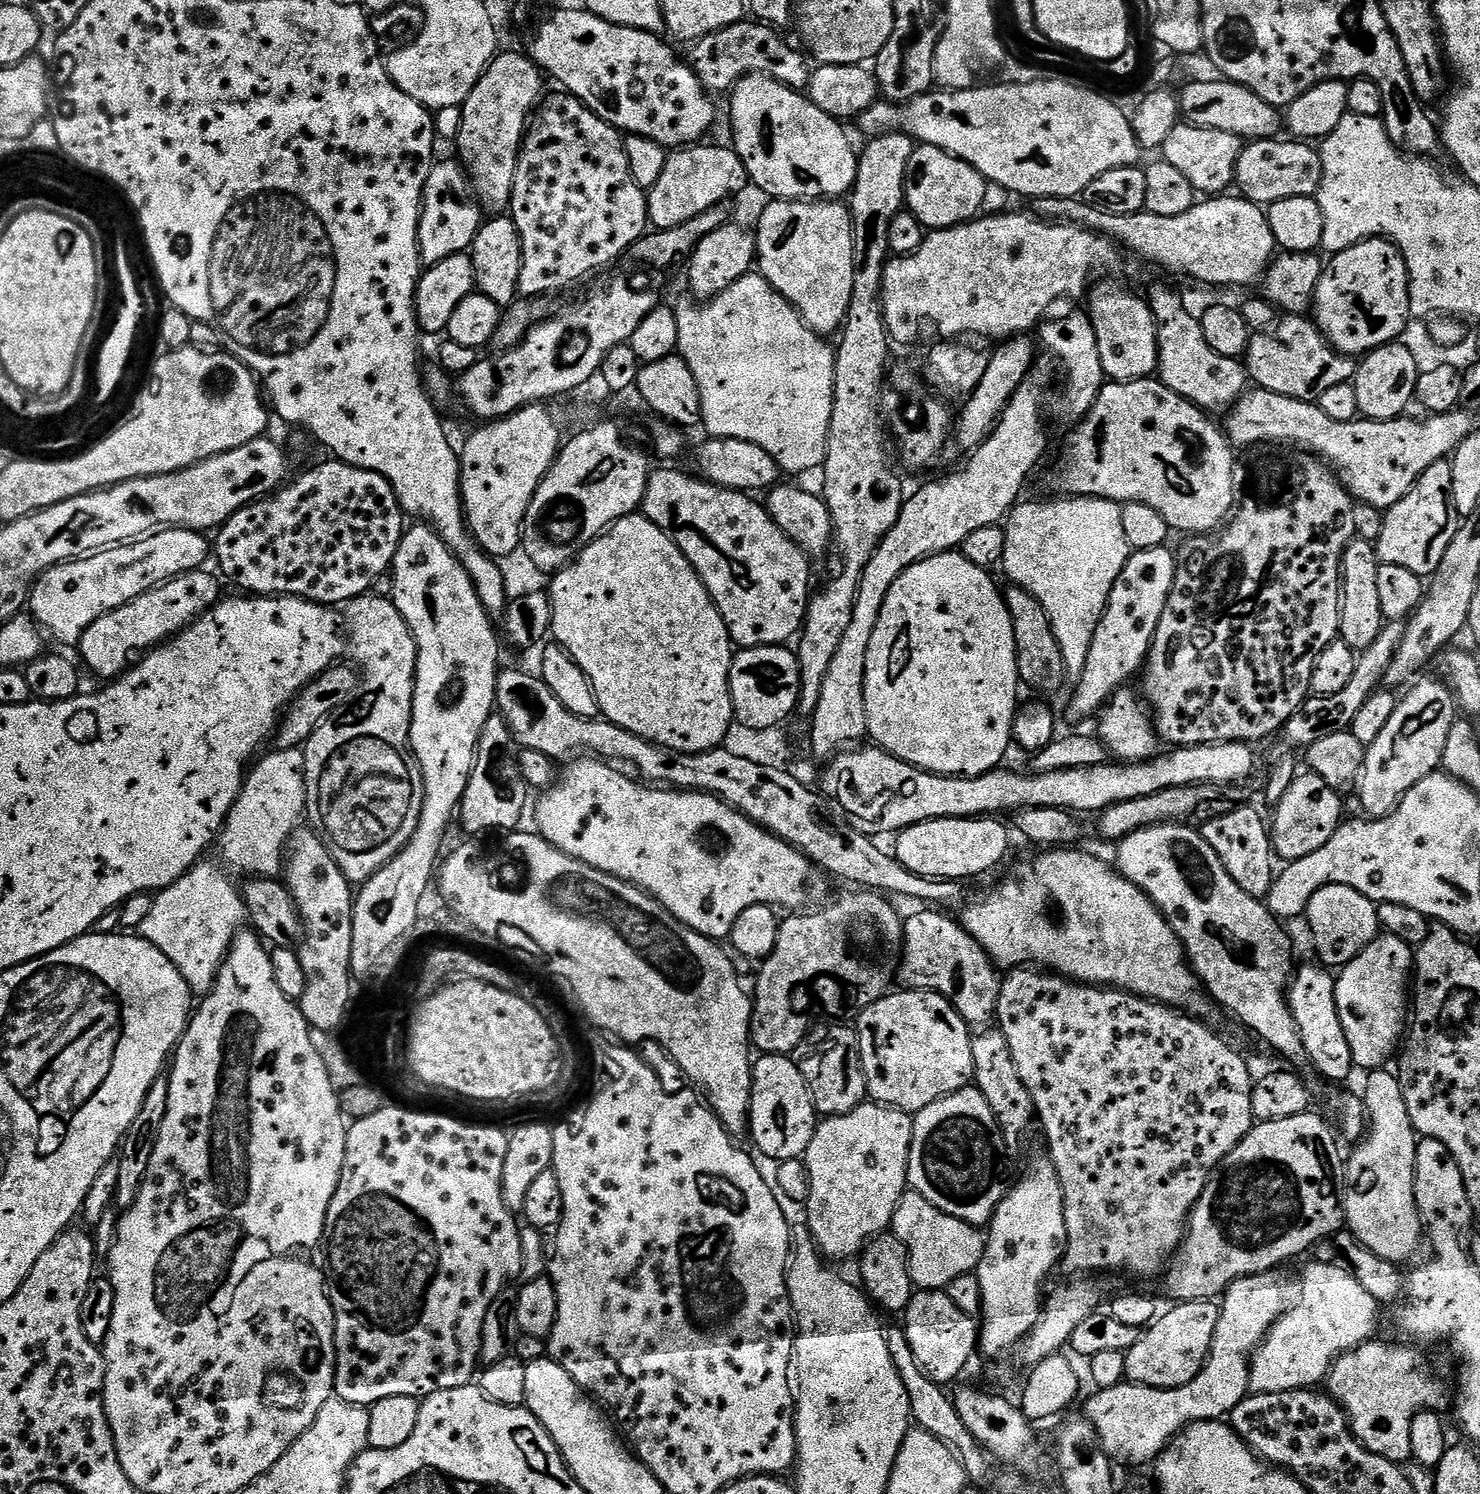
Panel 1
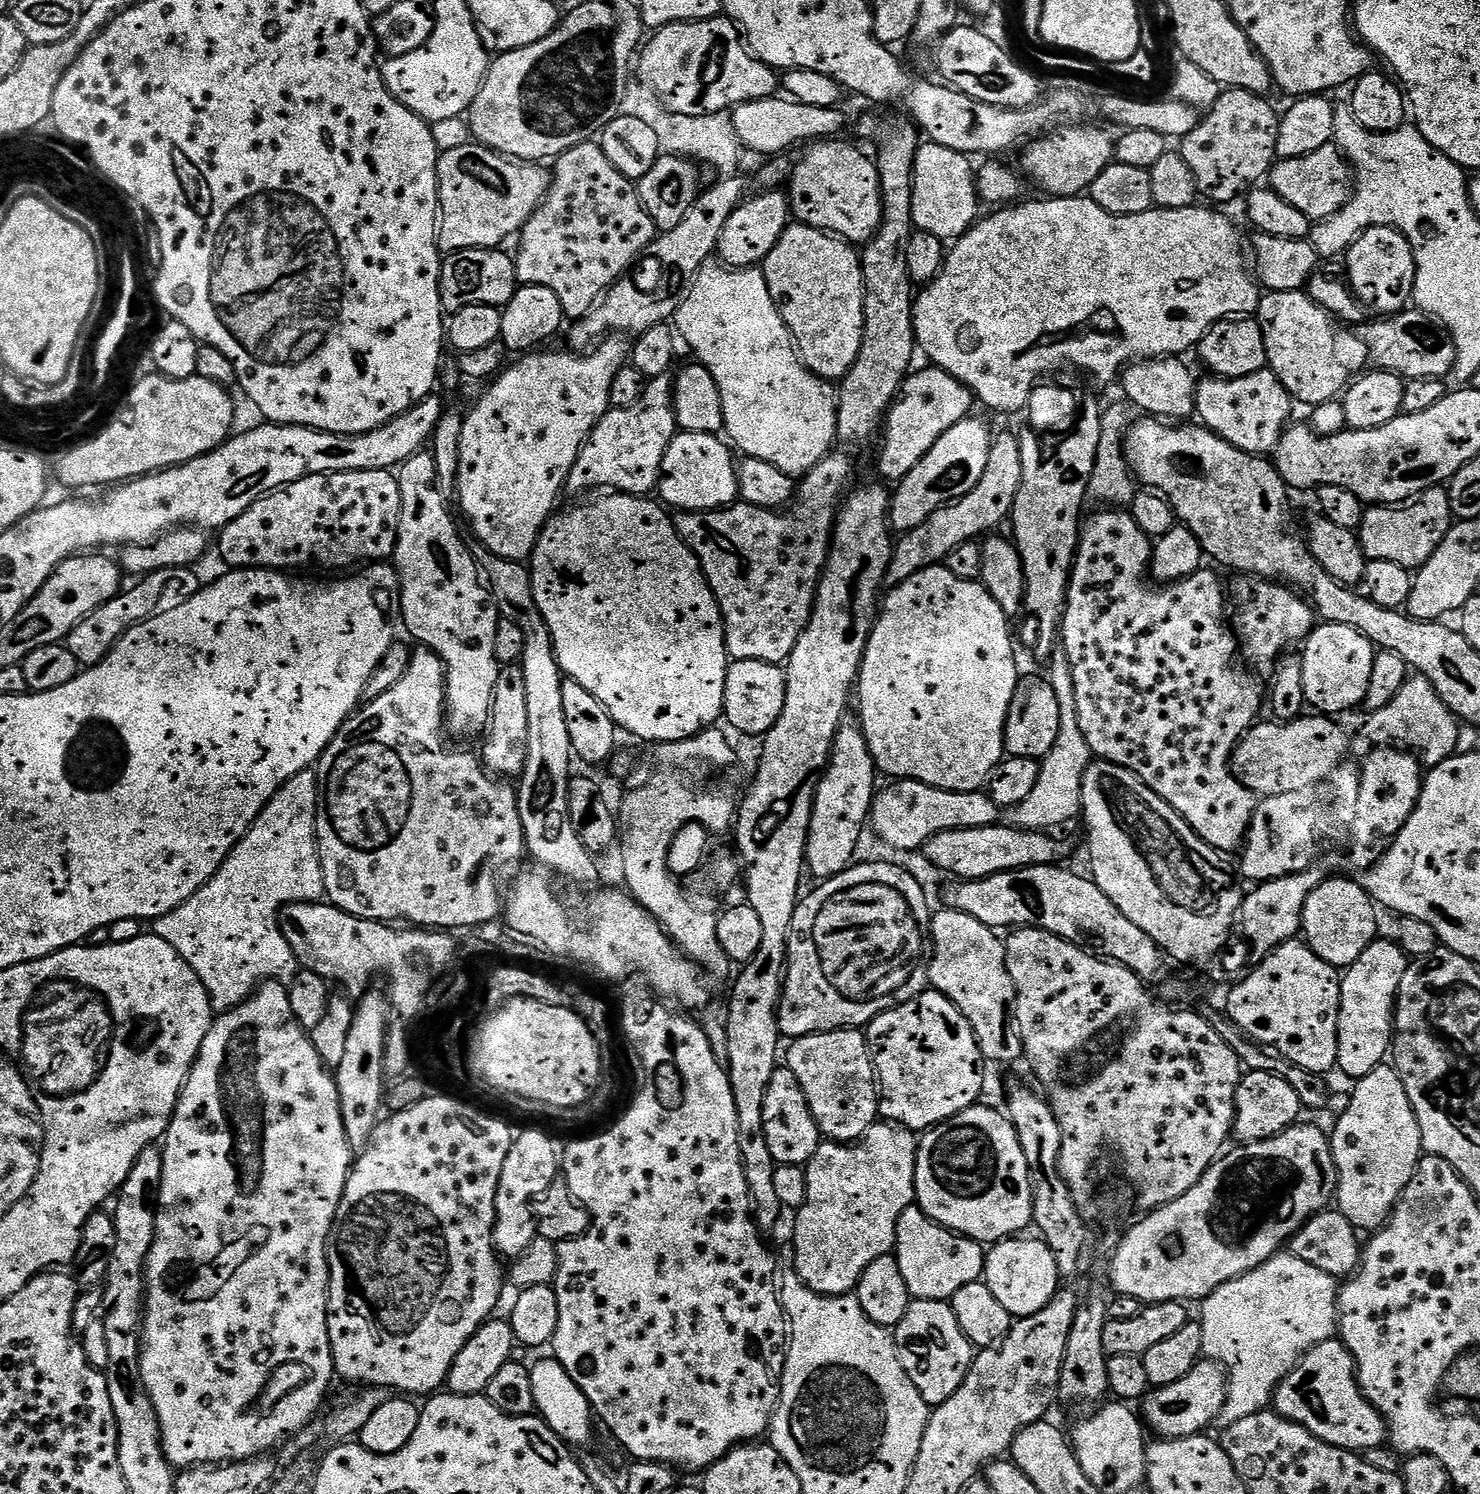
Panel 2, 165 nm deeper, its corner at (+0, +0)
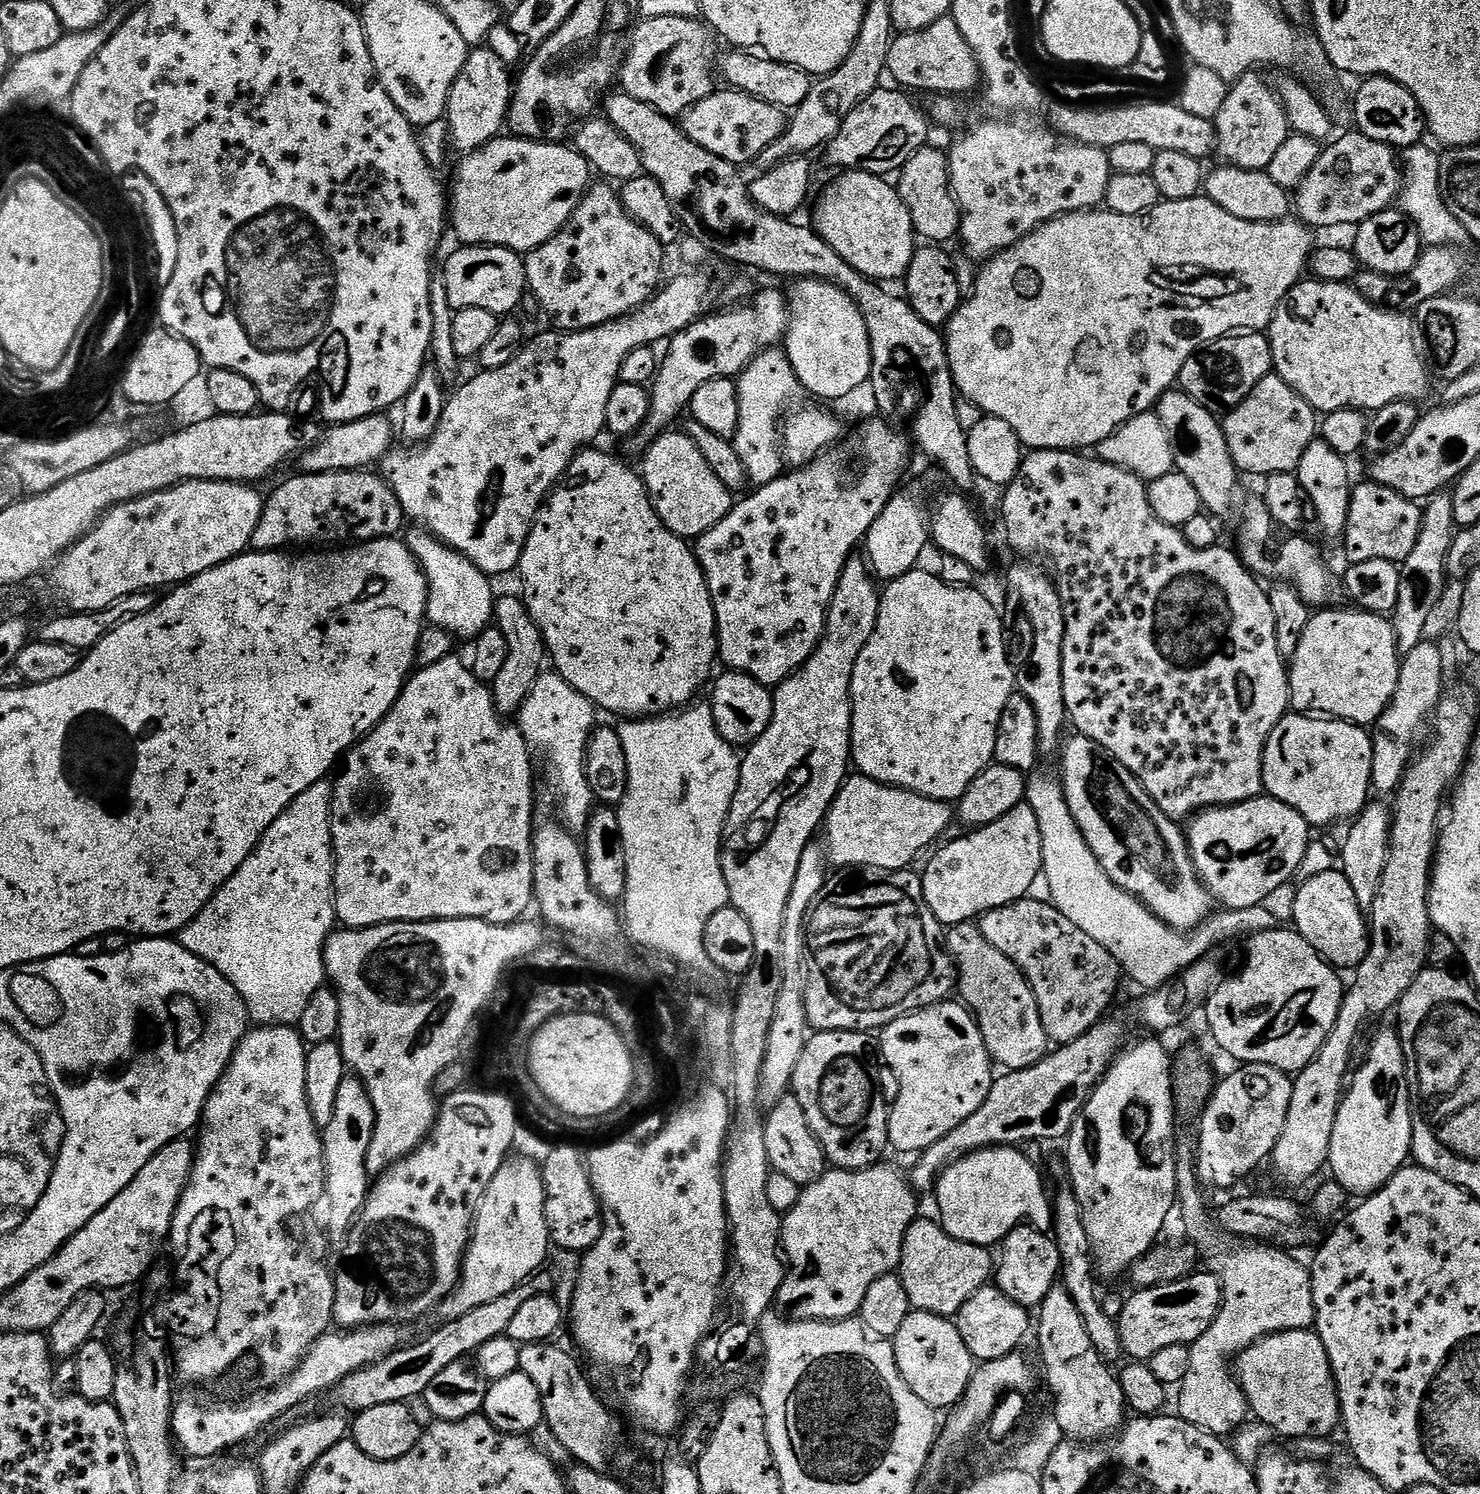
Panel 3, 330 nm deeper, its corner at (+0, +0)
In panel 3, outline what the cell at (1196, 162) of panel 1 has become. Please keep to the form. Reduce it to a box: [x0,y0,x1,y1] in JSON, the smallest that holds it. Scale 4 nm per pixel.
[1214,71,1290,172]

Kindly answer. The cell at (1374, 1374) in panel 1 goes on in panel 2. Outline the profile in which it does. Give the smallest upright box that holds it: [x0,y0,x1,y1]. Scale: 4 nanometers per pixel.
[1274,1338,1388,1452]

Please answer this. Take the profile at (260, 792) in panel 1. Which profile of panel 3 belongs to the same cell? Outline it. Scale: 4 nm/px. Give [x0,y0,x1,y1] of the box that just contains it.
[178,778,338,1026]

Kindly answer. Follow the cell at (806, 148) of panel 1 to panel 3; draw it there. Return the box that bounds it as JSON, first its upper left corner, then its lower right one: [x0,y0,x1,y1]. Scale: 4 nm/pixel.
[814,171,918,282]

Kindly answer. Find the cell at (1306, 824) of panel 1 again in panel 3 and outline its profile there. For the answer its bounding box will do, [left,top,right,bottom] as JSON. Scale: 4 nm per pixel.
[1186,794,1310,909]

